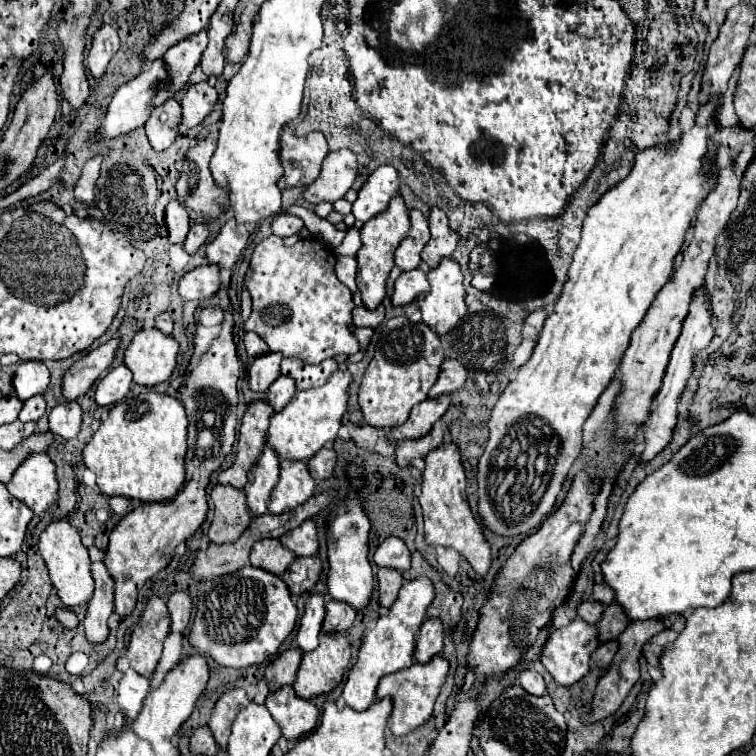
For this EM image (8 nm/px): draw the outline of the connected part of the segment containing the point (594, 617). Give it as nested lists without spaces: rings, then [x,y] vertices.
[[[591,599],[591,601],[581,603],[581,605],[577,607],[577,613],[579,613],[579,617],[583,617],[587,623],[595,625],[595,623],[601,619],[603,609],[605,609],[605,605],[603,605],[603,603],[599,603],[599,601]]]

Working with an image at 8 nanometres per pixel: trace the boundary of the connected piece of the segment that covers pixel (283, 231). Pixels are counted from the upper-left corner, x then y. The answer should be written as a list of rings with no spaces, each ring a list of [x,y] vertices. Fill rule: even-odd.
[[[285,213],[275,215],[275,217],[273,217],[273,223],[271,223],[273,233],[279,235],[279,237],[291,237],[291,235],[299,233],[301,227],[303,227],[303,221],[301,221],[299,217],[295,217],[295,215],[285,215]]]

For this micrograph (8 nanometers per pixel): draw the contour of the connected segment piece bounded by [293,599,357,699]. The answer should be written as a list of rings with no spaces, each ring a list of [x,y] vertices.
[[[329,599],[325,605],[325,621],[323,621],[323,633],[319,635],[319,647],[311,653],[305,653],[297,671],[297,679],[293,683],[293,689],[297,693],[299,699],[313,699],[319,697],[323,693],[329,693],[331,689],[335,689],[341,679],[345,669],[349,667],[349,659],[351,659],[351,647],[345,639],[345,631],[353,625],[357,611],[353,607],[349,607],[347,603],[341,601],[333,601]]]

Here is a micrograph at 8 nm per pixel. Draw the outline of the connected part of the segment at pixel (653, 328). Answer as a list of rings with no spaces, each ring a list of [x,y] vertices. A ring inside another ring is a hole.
[[[725,167],[719,171],[715,189],[707,195],[707,199],[701,203],[701,207],[697,211],[697,219],[693,225],[693,237],[685,245],[671,281],[667,281],[667,285],[657,293],[645,319],[631,335],[631,345],[625,351],[623,363],[621,363],[621,393],[615,399],[617,421],[619,421],[617,435],[623,439],[633,437],[637,425],[641,421],[647,421],[647,417],[649,417],[651,401],[661,387],[661,379],[667,369],[669,355],[677,343],[677,337],[681,335],[683,321],[689,315],[689,303],[691,303],[695,291],[701,289],[701,285],[705,285],[705,273],[707,273],[709,261],[715,257],[717,237],[725,231],[729,215],[733,213],[733,209],[737,205],[739,187],[741,187],[741,181],[733,173],[733,167]]]

